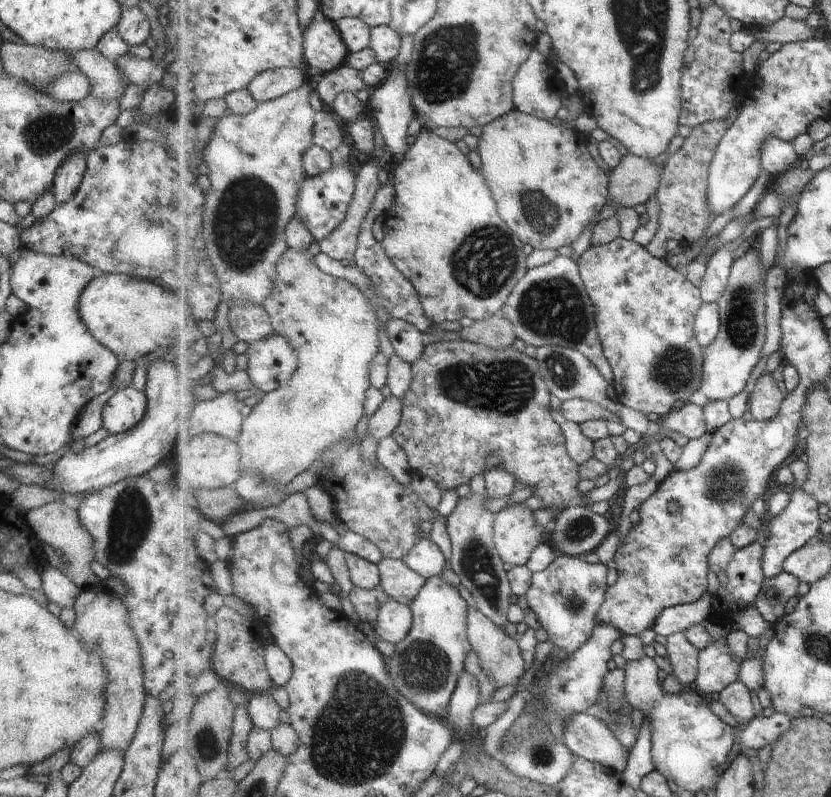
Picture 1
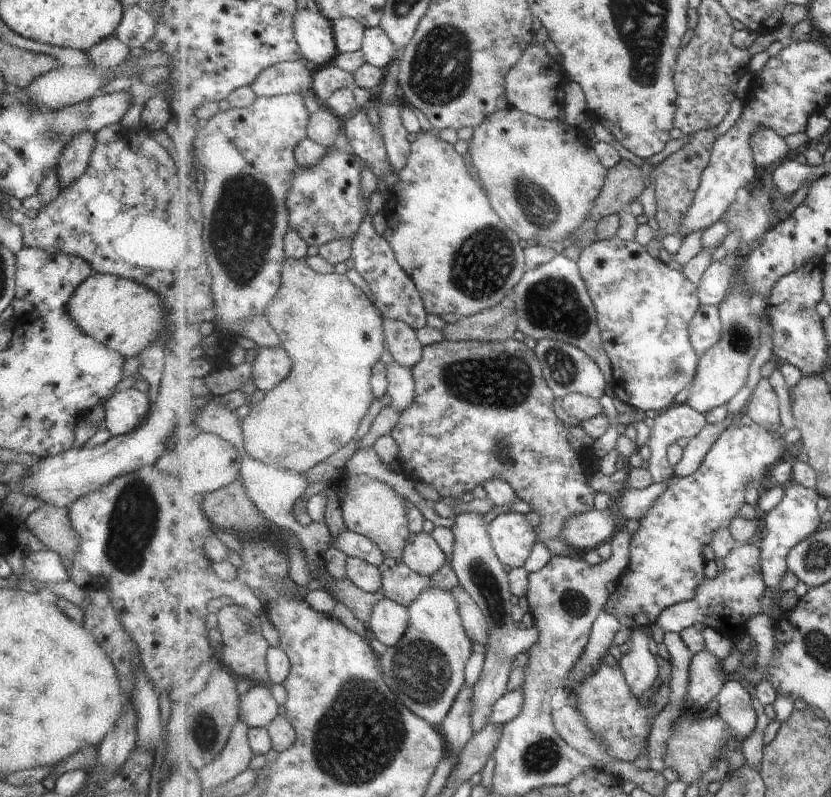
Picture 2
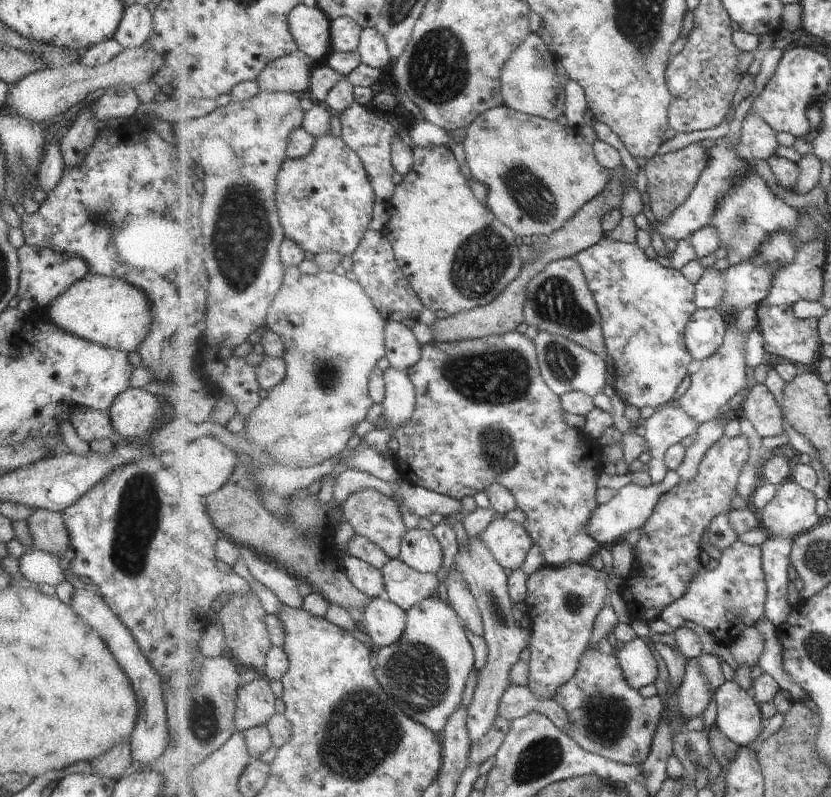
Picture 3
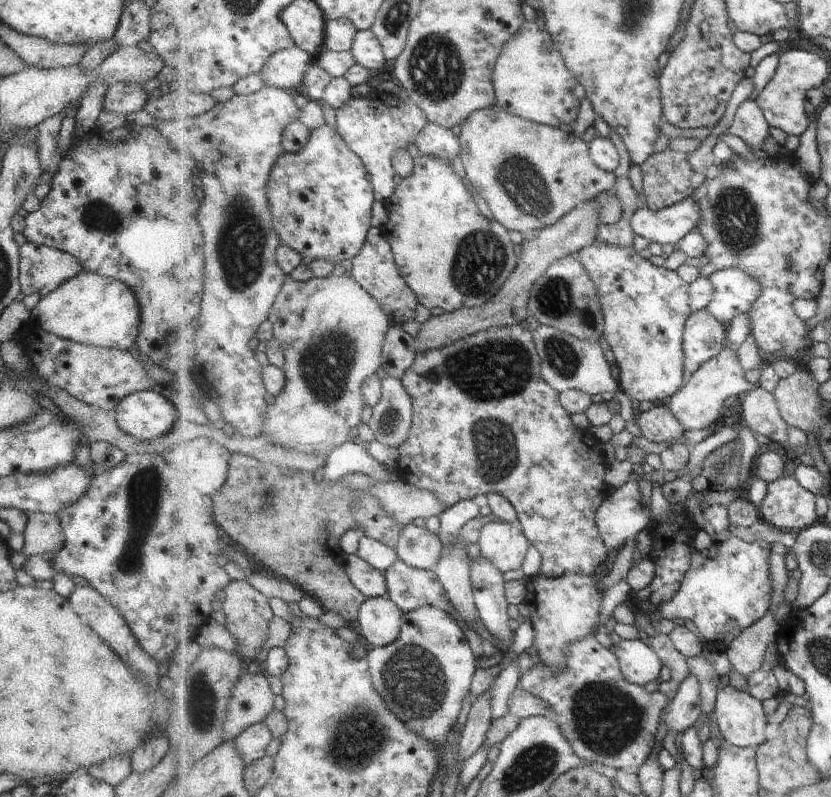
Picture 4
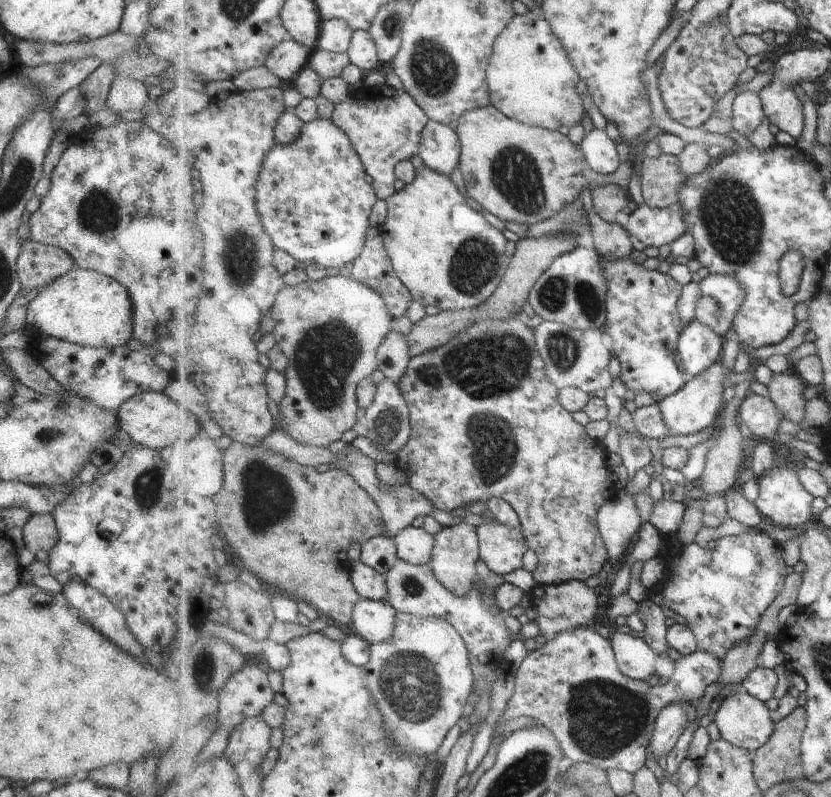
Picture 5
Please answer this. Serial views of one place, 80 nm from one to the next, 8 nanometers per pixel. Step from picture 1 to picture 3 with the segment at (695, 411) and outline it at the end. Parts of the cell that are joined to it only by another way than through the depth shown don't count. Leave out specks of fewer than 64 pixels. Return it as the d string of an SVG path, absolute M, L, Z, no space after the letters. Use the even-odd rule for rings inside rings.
M674 403L657 409L645 419L644 438L651 446L652 457L648 474L653 485L659 486L667 477L667 466L663 463L665 452L671 446L680 444L683 439L692 439L700 426L695 418L691 418L683 408Z

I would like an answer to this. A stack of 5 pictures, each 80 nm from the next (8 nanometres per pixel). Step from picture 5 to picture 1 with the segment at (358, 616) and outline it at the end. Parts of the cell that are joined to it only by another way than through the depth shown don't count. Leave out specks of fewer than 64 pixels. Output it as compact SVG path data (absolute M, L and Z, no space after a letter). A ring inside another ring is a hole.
M392 599L381 606L373 628L378 639L397 645L409 636L411 626L413 626L411 608Z

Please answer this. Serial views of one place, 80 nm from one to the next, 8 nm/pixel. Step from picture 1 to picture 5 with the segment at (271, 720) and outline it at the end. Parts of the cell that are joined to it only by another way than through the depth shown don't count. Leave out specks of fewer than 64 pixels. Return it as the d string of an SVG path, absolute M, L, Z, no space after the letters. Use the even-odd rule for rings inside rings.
M251 659L246 666L238 670L220 690L218 696L220 702L220 712L217 716L217 730L213 732L210 740L199 746L199 754L196 756L197 763L209 760L214 756L223 755L229 746L230 738L234 731L244 724L248 718L261 717L264 710L275 702L273 689L269 684L269 676L265 670L257 667L255 660Z

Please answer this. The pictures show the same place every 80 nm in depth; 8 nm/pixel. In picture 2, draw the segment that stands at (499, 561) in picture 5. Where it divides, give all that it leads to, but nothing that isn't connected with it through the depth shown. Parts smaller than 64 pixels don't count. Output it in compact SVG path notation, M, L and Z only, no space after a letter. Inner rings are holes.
M508 512L495 518L489 526L493 548L503 565L523 568L539 541L537 529L519 512Z

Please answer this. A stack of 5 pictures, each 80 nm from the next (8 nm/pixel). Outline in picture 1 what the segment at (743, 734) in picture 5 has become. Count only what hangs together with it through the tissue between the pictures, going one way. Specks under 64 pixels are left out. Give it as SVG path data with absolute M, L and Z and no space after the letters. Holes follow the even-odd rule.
M733 682L719 693L719 702L735 718L736 726L747 724L755 718L751 692L743 682Z

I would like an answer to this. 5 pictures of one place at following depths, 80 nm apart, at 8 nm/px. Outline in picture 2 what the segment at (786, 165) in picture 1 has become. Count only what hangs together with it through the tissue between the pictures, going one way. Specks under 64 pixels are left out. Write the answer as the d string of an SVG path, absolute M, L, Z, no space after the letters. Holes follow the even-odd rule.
M759 126L751 138L753 158L760 170L770 170L784 161L789 154L787 142L775 130L767 126Z

